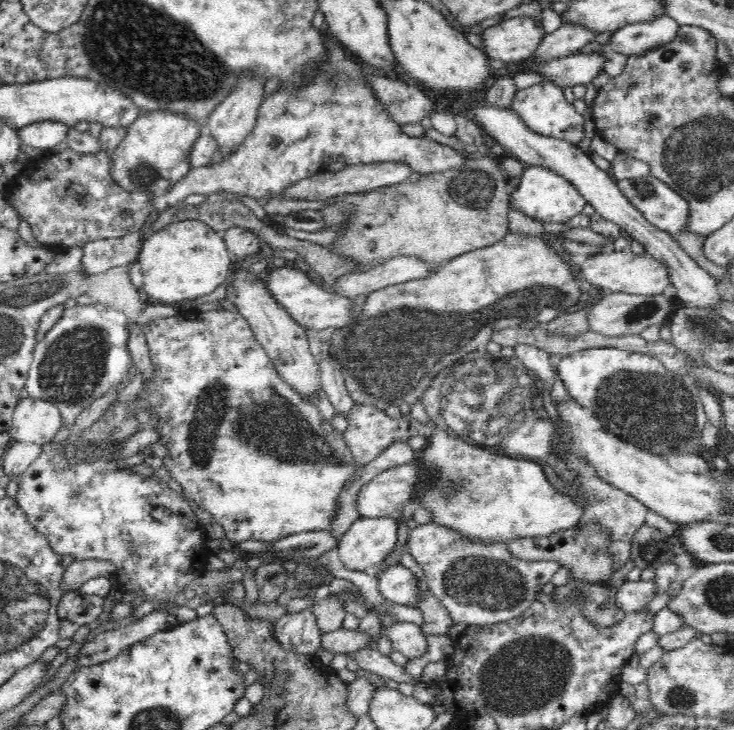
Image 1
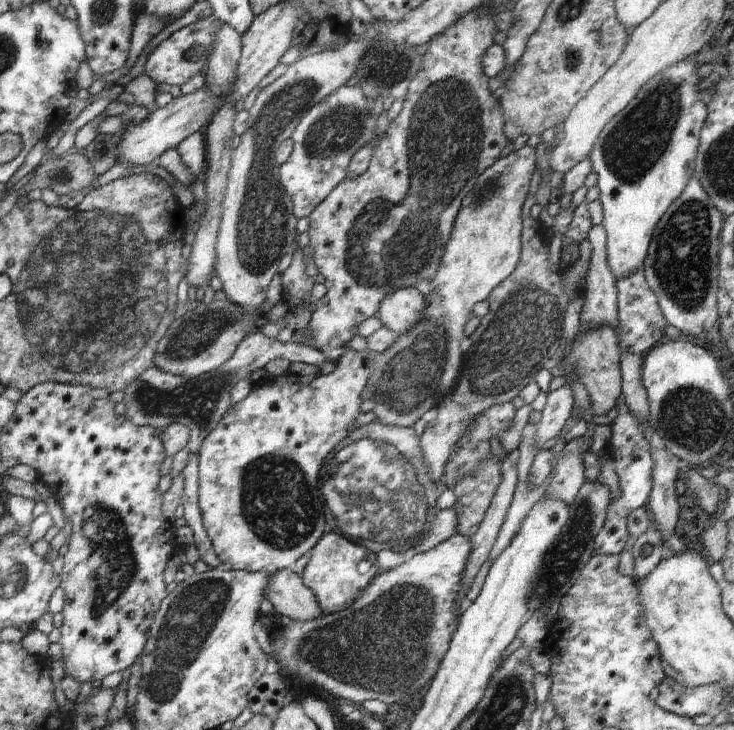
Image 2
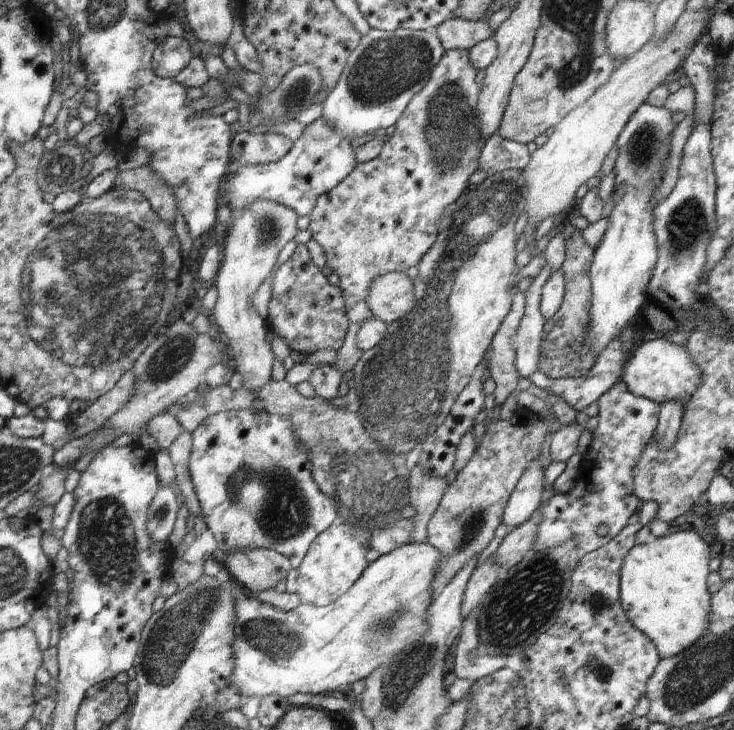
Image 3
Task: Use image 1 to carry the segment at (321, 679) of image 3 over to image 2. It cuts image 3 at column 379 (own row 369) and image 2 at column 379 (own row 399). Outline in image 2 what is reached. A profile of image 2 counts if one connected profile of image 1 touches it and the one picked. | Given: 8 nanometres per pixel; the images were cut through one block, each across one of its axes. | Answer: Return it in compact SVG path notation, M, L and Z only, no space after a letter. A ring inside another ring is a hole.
M455 534L435 548L407 559L397 568L382 570L362 596L346 610L323 614L306 622L292 620L289 626L280 624L271 635L272 658L281 670L286 670L288 676L294 676L294 680L303 682L306 688L336 694L341 702L344 700L344 703L353 703L361 708L366 700L376 699L389 706L398 702L408 706L414 692L430 684L440 670L452 634L458 628L461 614L456 614L456 600L462 588L462 572L470 555L469 540Z

